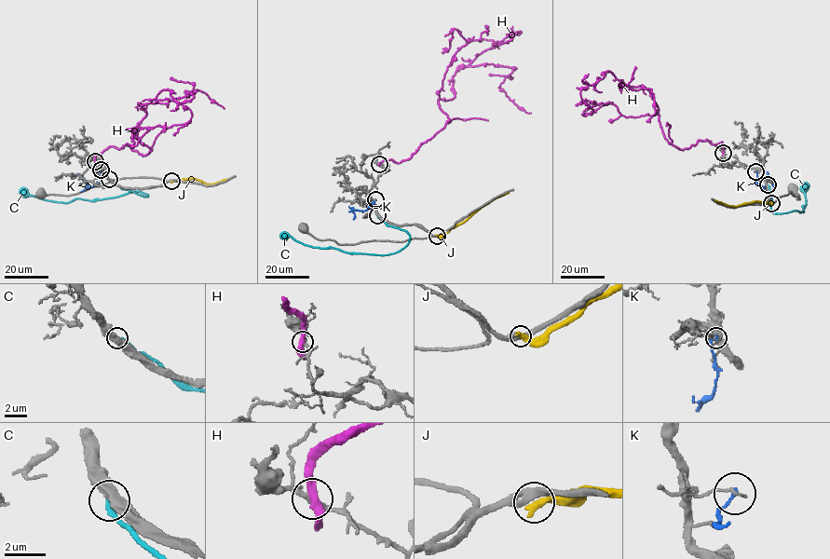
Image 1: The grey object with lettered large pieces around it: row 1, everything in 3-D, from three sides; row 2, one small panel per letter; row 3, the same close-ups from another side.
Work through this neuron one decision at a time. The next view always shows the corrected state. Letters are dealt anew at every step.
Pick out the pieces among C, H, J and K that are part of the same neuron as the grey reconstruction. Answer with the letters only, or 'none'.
none

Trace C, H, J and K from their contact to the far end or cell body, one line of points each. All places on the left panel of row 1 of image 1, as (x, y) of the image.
C: (109, 179), (121, 187), (148, 195), (132, 192), (67, 202), (20, 191)
H: (95, 161), (110, 146), (152, 150), (134, 133), (146, 112), (139, 102), (168, 103), (195, 90), (224, 109)
J: (171, 181), (193, 178), (209, 184), (232, 177)
K: (102, 170), (101, 181), (96, 185), (89, 187), (82, 179), (87, 186)

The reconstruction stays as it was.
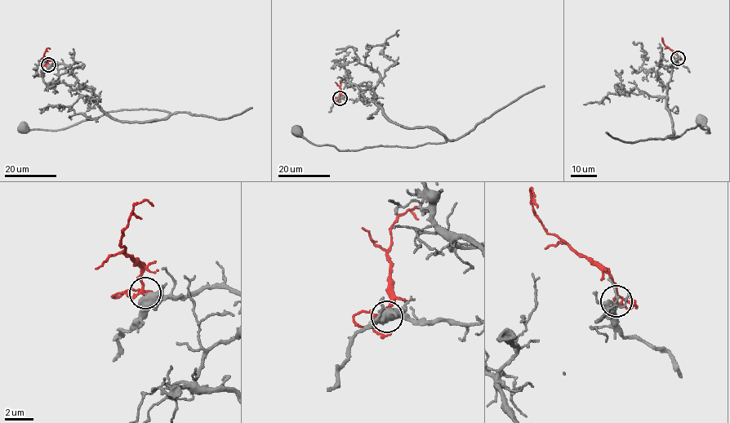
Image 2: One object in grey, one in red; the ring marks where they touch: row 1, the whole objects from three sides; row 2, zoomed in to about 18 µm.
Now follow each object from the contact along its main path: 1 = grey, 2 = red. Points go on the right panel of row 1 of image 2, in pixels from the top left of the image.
1: (677, 58), (666, 85), (666, 108), (674, 133), (668, 137), (679, 136), (697, 125), (709, 132), (701, 119)
2: (677, 58), (675, 52), (665, 45), (662, 39)

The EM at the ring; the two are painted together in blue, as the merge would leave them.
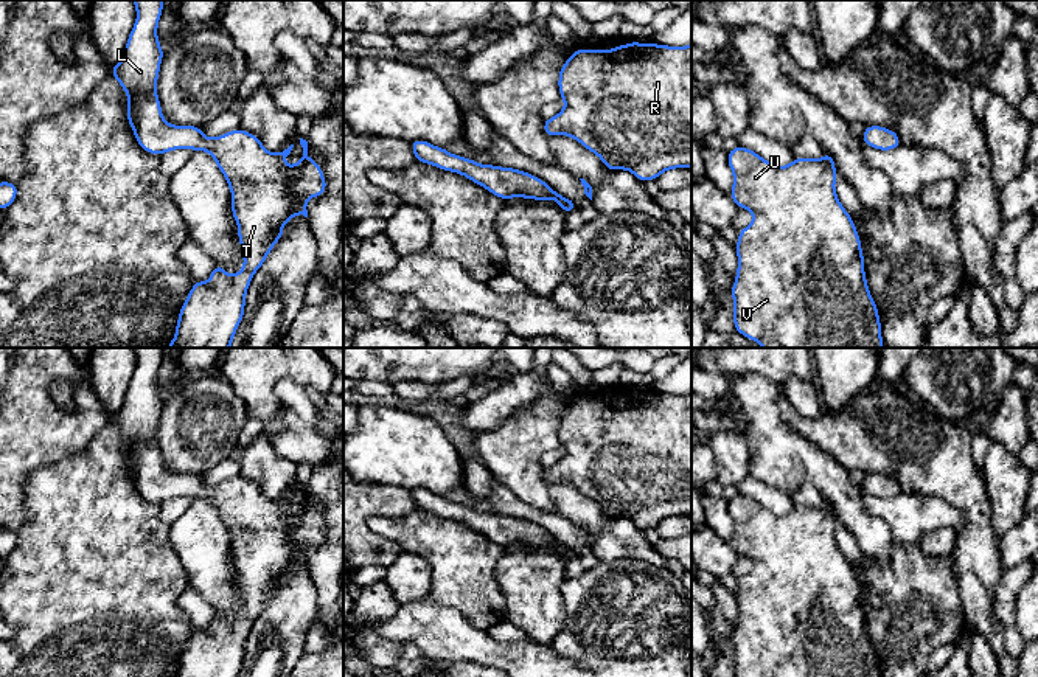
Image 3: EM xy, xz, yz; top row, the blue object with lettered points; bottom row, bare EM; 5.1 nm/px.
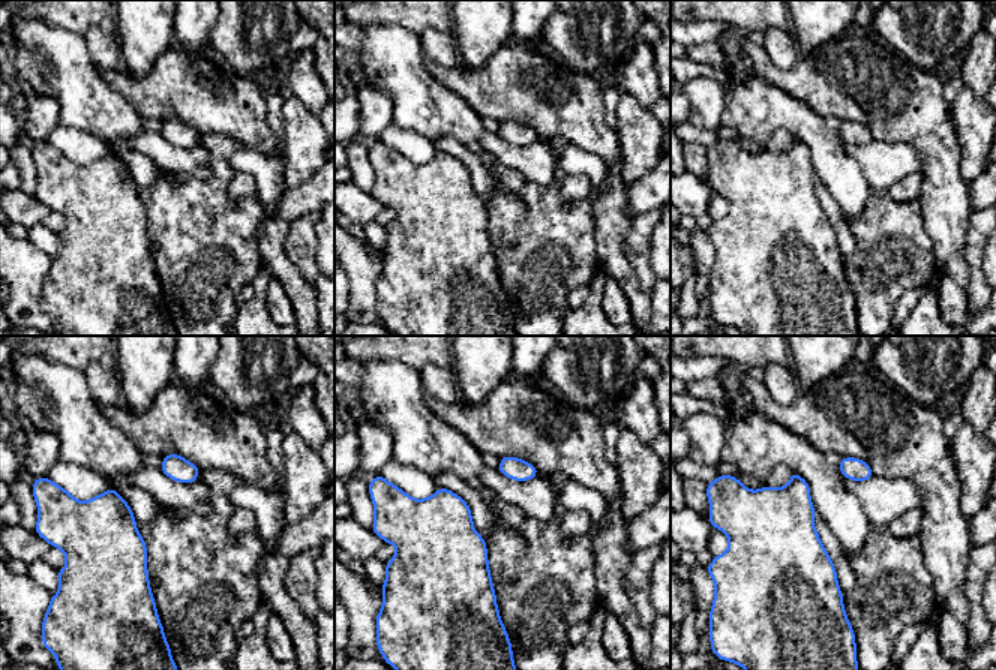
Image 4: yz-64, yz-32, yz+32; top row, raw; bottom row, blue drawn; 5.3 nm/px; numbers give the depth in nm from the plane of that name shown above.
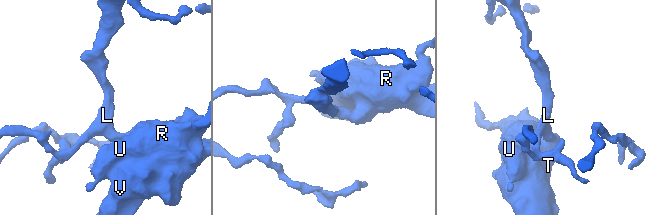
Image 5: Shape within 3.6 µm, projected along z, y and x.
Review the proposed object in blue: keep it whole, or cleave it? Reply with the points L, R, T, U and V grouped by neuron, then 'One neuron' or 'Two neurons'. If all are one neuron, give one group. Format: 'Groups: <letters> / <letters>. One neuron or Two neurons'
Groups: L R T U V. One neuron

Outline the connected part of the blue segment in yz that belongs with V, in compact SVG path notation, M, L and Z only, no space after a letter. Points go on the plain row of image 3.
M737 494L727 500L733 522L730 545L752 561L749 575L738 579L737 626L732 634L735 677L881 677L880 661L870 643L861 587L850 562L838 548L838 519L833 505L794 506L788 514L775 514L757 500Z

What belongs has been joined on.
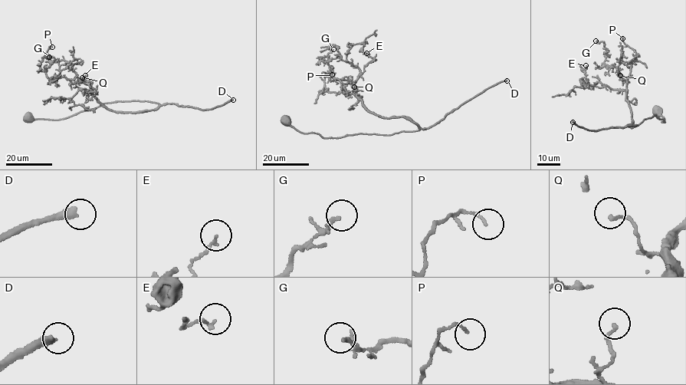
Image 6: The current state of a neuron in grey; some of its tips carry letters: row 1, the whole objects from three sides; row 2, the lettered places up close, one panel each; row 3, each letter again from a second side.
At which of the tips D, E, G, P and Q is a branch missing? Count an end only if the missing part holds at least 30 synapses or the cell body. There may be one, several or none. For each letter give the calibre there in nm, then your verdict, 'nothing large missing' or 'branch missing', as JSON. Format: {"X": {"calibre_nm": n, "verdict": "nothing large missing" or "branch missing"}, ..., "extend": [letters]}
{"D": {"calibre_nm": 360, "verdict": "branch missing"}, "E": {"calibre_nm": 130, "verdict": "nothing large missing"}, "G": {"calibre_nm": 150, "verdict": "nothing large missing"}, "P": {"calibre_nm": 110, "verdict": "nothing large missing"}, "Q": {"calibre_nm": 110, "verdict": "nothing large missing"}, "extend": ["D"]}

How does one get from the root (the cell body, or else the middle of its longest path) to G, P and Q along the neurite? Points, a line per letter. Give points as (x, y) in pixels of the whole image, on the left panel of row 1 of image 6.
G: (28, 116), (63, 119), (119, 101), (159, 105), (109, 110), (89, 81), (47, 77), (40, 64), (49, 57)
P: (28, 116), (63, 119), (119, 101), (159, 105), (141, 113), (109, 110), (71, 64), (48, 56), (52, 47)
Q: (28, 116), (63, 119), (119, 101), (150, 101), (159, 105), (141, 113), (109, 110), (82, 77)

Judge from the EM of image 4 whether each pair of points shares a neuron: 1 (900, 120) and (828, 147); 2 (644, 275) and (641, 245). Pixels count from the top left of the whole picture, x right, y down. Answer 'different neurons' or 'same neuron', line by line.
1: different neurons
2: same neuron

